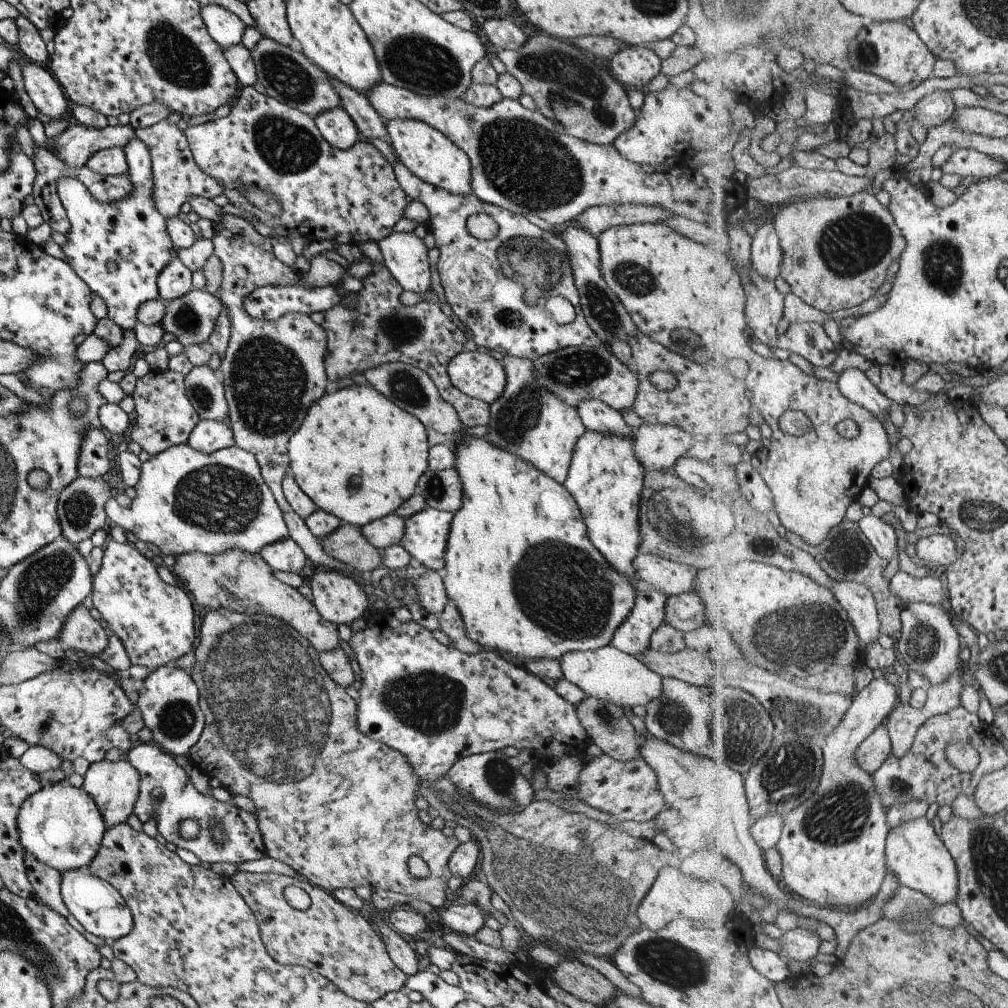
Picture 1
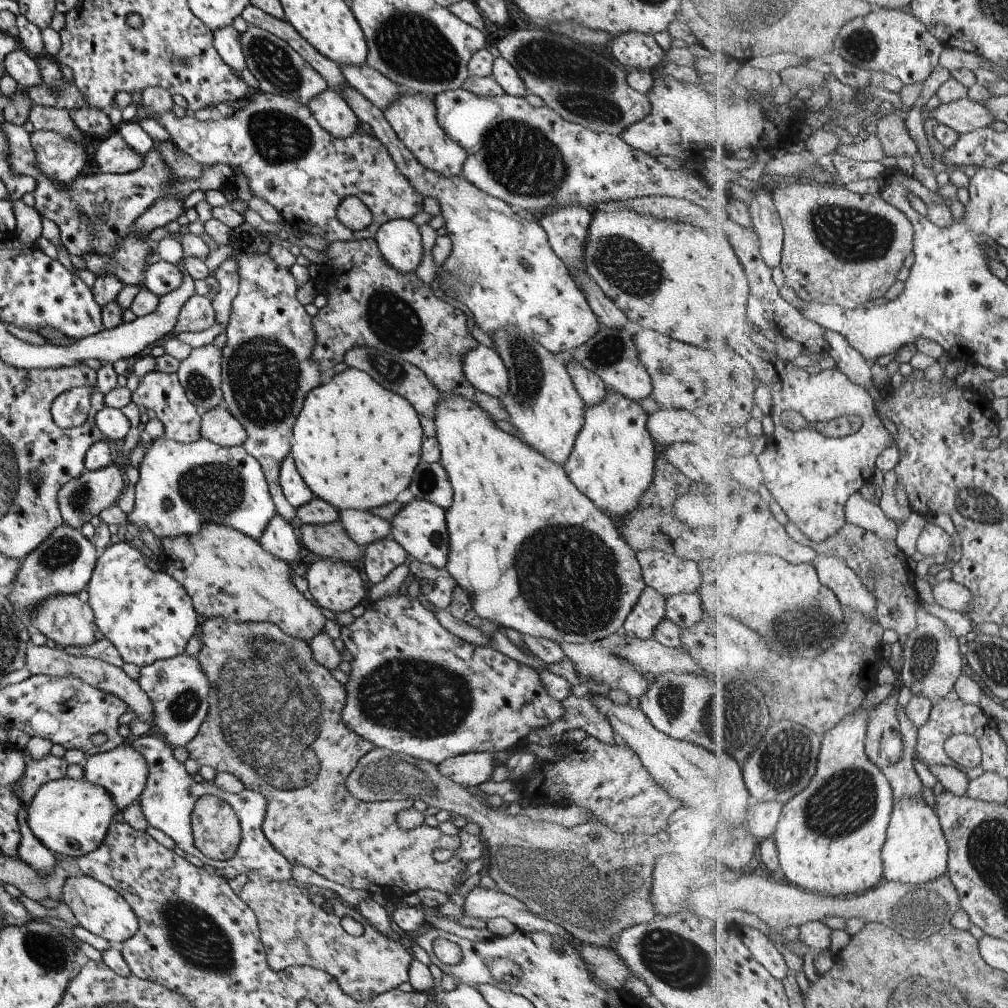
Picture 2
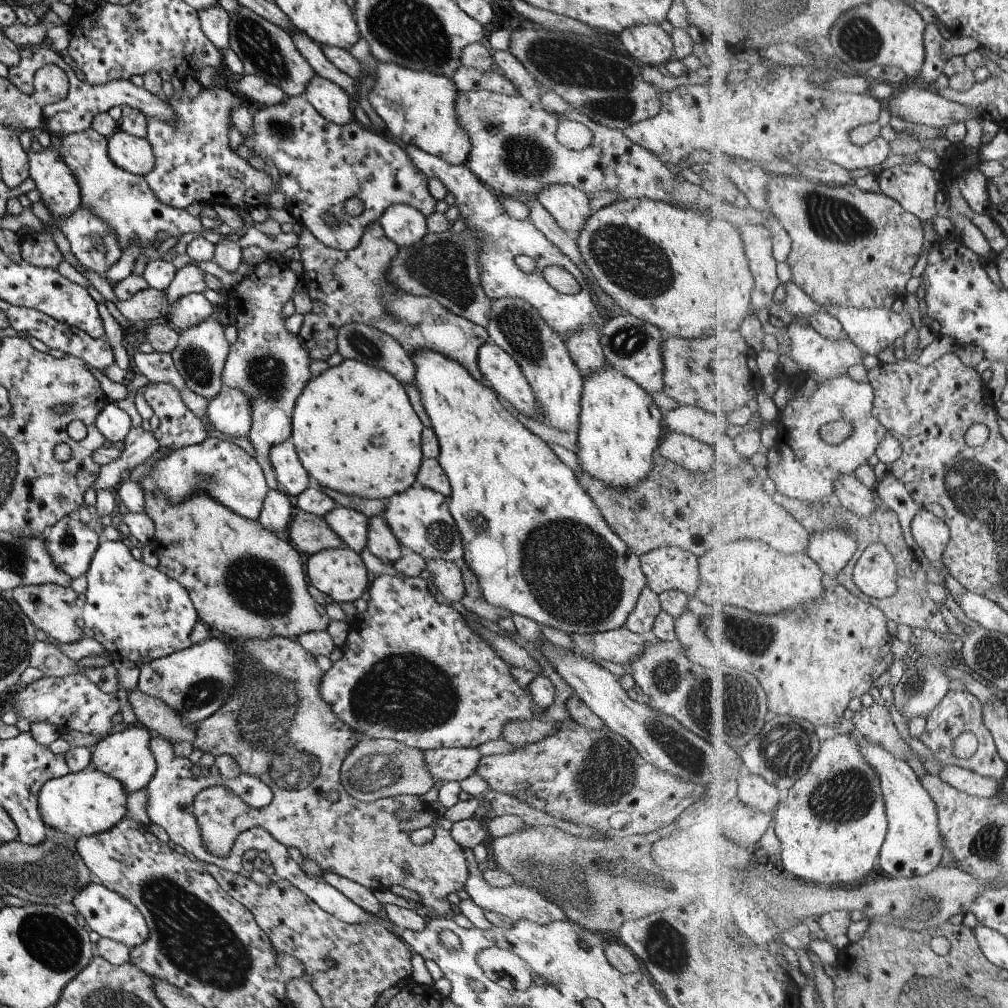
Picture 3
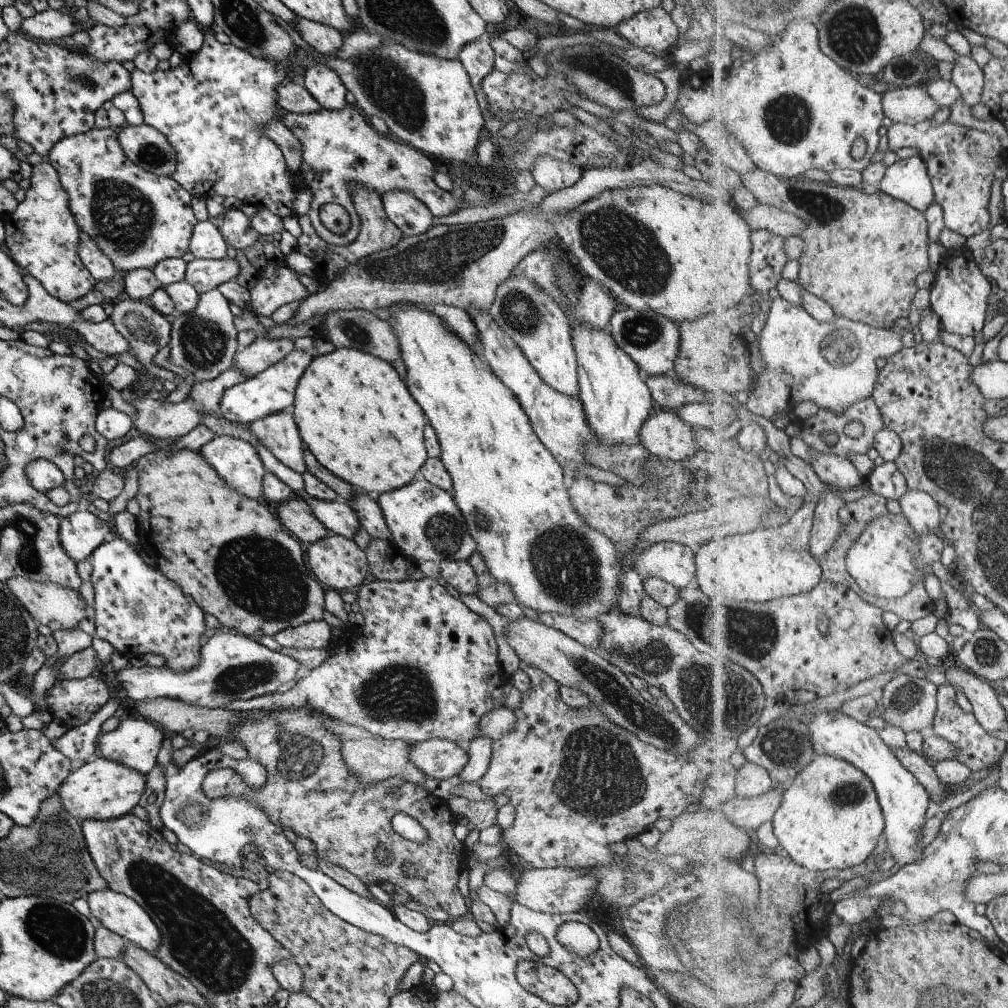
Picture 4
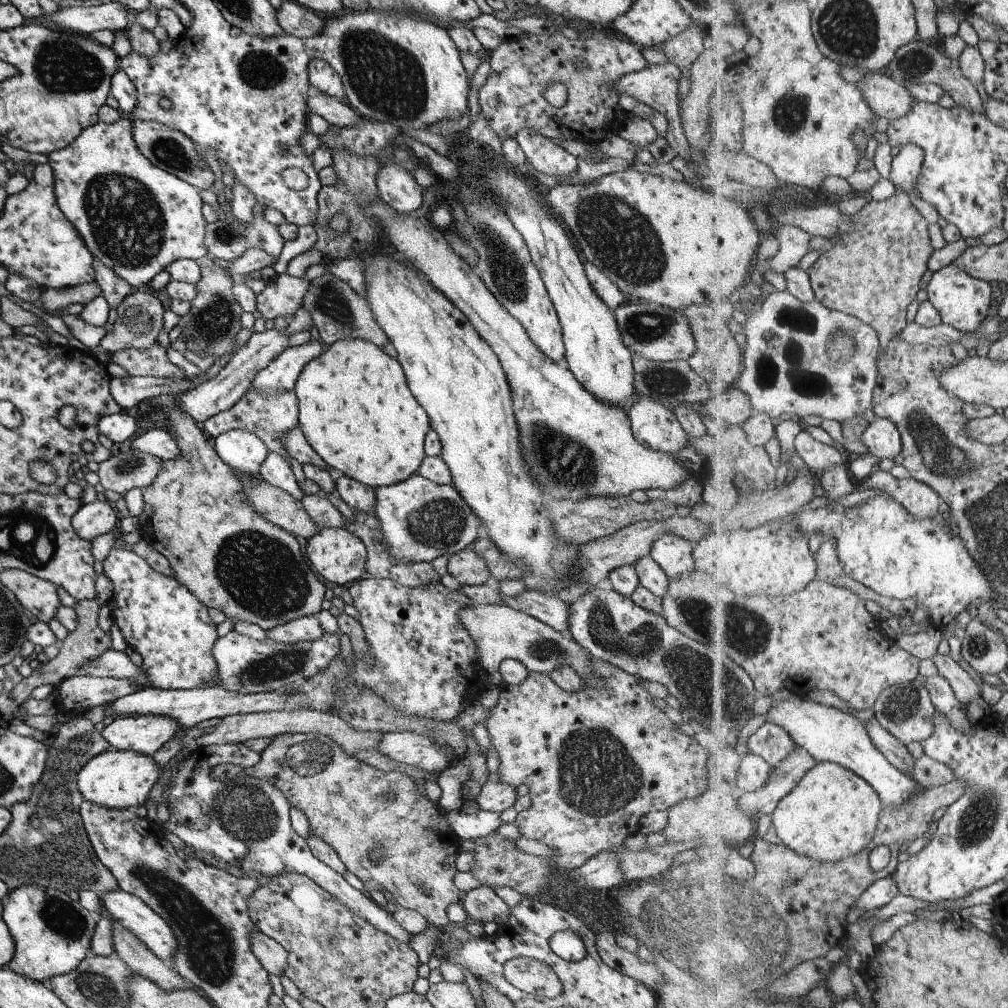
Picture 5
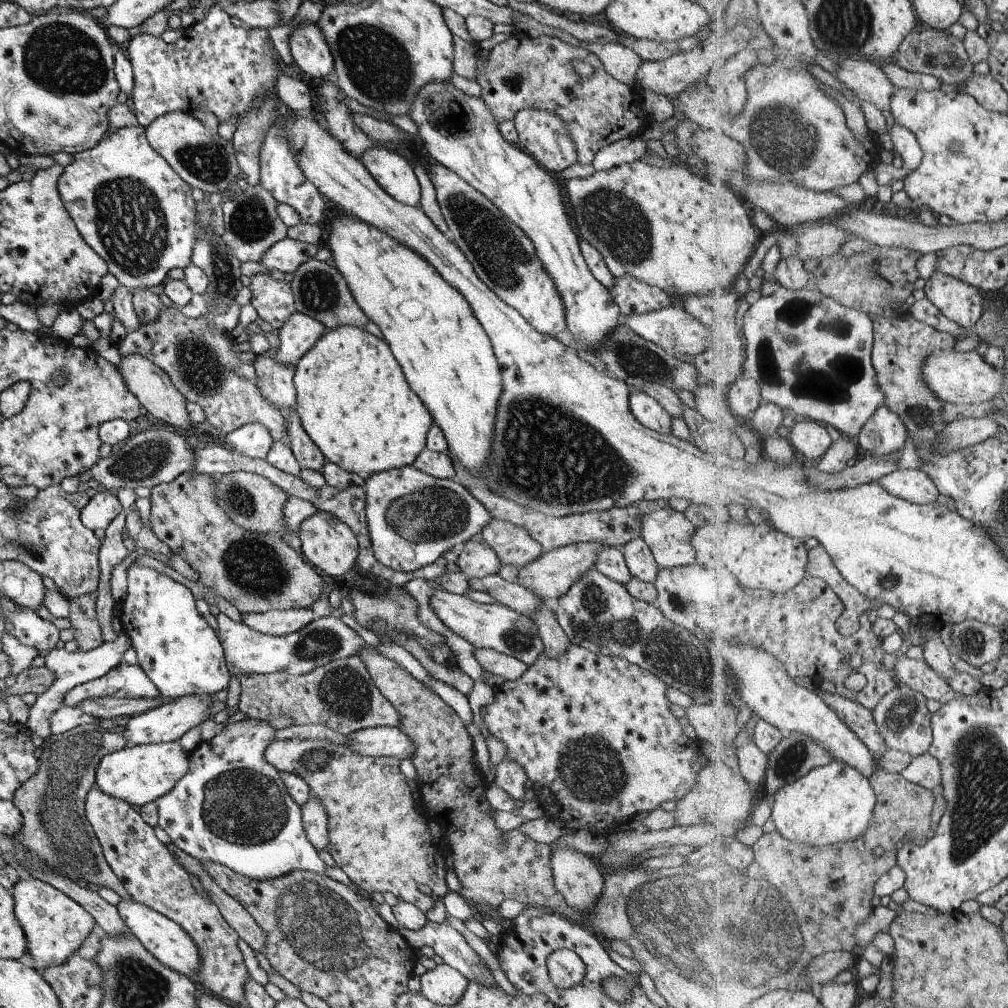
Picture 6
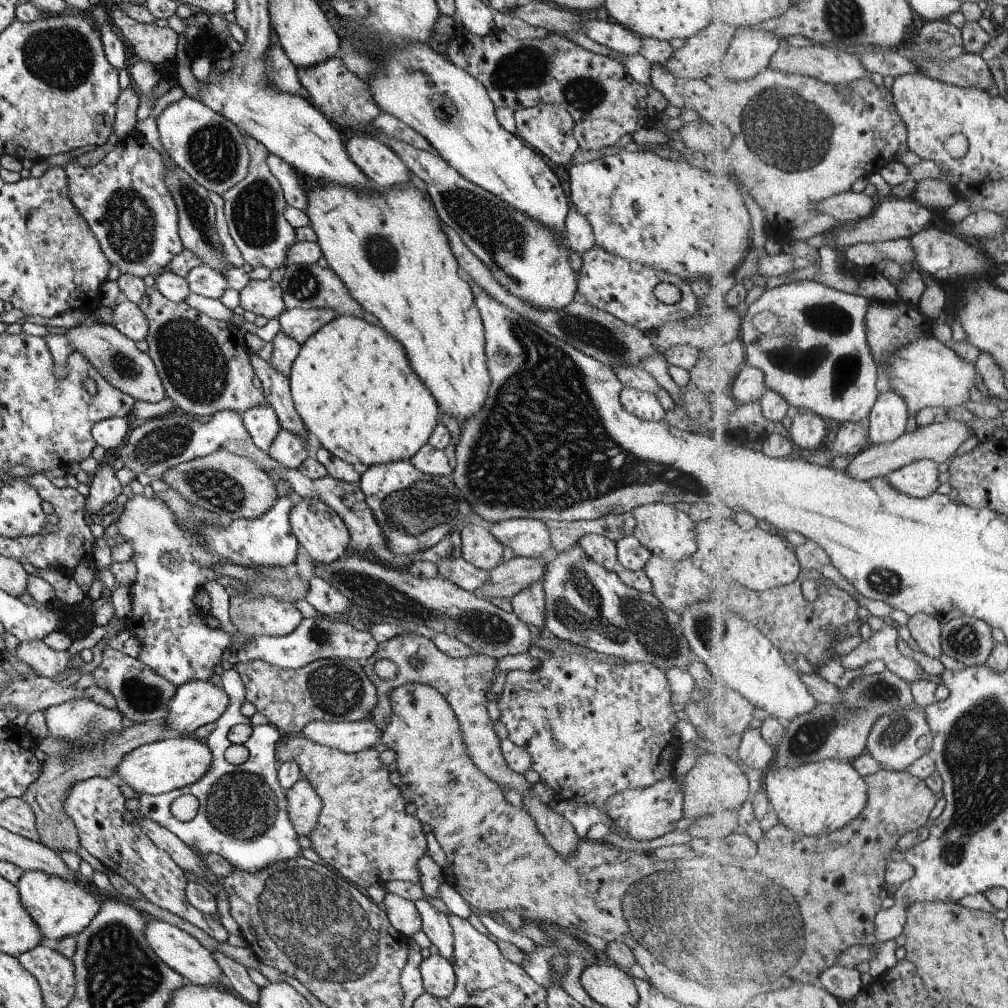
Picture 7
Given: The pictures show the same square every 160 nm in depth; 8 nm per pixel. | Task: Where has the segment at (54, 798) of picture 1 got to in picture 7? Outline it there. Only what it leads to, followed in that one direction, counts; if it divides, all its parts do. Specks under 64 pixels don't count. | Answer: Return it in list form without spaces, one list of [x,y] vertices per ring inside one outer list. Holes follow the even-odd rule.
[[[195,736],[162,739],[137,746],[131,752],[127,752],[113,766],[112,774],[116,774],[121,783],[128,785],[137,797],[139,794],[155,796],[188,786],[195,780],[199,780],[207,772],[211,758],[207,746]]]

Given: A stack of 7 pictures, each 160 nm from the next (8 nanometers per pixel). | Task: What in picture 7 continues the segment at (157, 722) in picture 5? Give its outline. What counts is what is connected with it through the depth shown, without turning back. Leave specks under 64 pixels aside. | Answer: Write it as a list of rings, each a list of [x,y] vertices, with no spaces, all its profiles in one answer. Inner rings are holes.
[[[189,680],[177,687],[171,700],[167,702],[167,714],[161,718],[161,724],[169,732],[177,732],[177,737],[193,736],[194,730],[207,723],[216,722],[227,709],[228,698],[223,690],[219,690],[211,681]]]

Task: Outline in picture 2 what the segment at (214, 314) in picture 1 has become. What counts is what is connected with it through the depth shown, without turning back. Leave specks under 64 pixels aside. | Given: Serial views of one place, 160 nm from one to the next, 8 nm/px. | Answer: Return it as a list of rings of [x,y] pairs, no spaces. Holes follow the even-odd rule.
[[[191,295],[178,312],[173,333],[201,332],[214,323],[214,310],[211,298]]]

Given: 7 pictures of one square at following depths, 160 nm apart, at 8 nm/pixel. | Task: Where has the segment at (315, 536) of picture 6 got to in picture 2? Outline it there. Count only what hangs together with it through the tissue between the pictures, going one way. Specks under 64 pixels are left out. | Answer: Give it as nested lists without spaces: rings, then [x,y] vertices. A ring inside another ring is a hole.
[[[317,559],[306,568],[304,578],[307,581],[308,591],[313,600],[317,602],[317,606],[320,606],[321,609],[327,608],[336,616],[341,612],[351,610],[365,596],[366,587],[363,584],[363,580],[359,577],[357,570],[343,561]]]

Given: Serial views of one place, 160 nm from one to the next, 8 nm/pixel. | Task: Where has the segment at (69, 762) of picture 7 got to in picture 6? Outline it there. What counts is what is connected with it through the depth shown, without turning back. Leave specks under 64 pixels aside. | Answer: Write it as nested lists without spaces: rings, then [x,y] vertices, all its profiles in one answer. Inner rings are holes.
[[[92,723],[73,727],[65,734],[47,736],[37,749],[37,772],[15,790],[11,798],[13,806],[21,814],[21,830],[12,837],[14,844],[17,844],[13,848],[37,854],[47,868],[52,868],[53,872],[69,878],[81,888],[92,883],[98,888],[111,889],[122,900],[126,900],[129,894],[103,858],[98,841],[84,816],[84,800],[93,787],[99,760],[105,754],[126,746],[119,729],[107,731]]]

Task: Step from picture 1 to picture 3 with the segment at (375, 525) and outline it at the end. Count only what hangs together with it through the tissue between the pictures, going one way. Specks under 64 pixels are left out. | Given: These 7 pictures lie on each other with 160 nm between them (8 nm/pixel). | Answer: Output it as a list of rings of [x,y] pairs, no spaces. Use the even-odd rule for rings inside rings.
[[[335,506],[323,518],[345,547],[359,553],[366,546],[368,520],[364,514],[349,507]]]

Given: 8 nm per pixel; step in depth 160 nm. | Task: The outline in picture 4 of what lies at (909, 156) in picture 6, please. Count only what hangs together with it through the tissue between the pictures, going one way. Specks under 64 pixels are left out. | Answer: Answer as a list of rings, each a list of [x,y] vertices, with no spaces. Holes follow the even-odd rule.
[[[920,155],[899,159],[895,164],[888,166],[877,190],[922,211],[936,202],[926,162]]]

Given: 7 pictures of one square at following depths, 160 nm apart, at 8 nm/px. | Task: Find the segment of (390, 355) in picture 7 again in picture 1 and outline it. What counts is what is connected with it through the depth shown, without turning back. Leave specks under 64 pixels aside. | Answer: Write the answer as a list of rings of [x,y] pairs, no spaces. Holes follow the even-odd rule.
[[[371,385],[330,388],[309,406],[299,428],[288,438],[289,474],[317,509],[360,528],[393,513],[414,493],[415,483],[428,468],[425,429],[415,416],[395,406]]]

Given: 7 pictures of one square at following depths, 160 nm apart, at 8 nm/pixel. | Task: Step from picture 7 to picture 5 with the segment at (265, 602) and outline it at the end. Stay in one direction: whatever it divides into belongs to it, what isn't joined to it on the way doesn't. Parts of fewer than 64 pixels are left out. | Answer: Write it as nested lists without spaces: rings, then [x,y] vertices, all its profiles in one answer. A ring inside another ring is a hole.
[[[307,615],[296,618],[282,625],[274,626],[266,630],[264,634],[267,639],[278,643],[296,643],[299,641],[310,641],[320,637],[323,632],[316,615]]]

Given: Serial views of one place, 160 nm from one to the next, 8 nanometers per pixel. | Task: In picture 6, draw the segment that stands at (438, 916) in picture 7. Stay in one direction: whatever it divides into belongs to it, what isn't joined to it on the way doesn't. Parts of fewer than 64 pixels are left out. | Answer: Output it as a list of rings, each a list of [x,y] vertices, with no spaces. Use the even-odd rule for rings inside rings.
[[[427,921],[420,930],[409,931],[398,927],[397,932],[415,950],[422,946],[432,948],[445,965],[457,970],[467,981],[475,980],[485,988],[499,988],[491,970],[447,922],[437,924]]]

